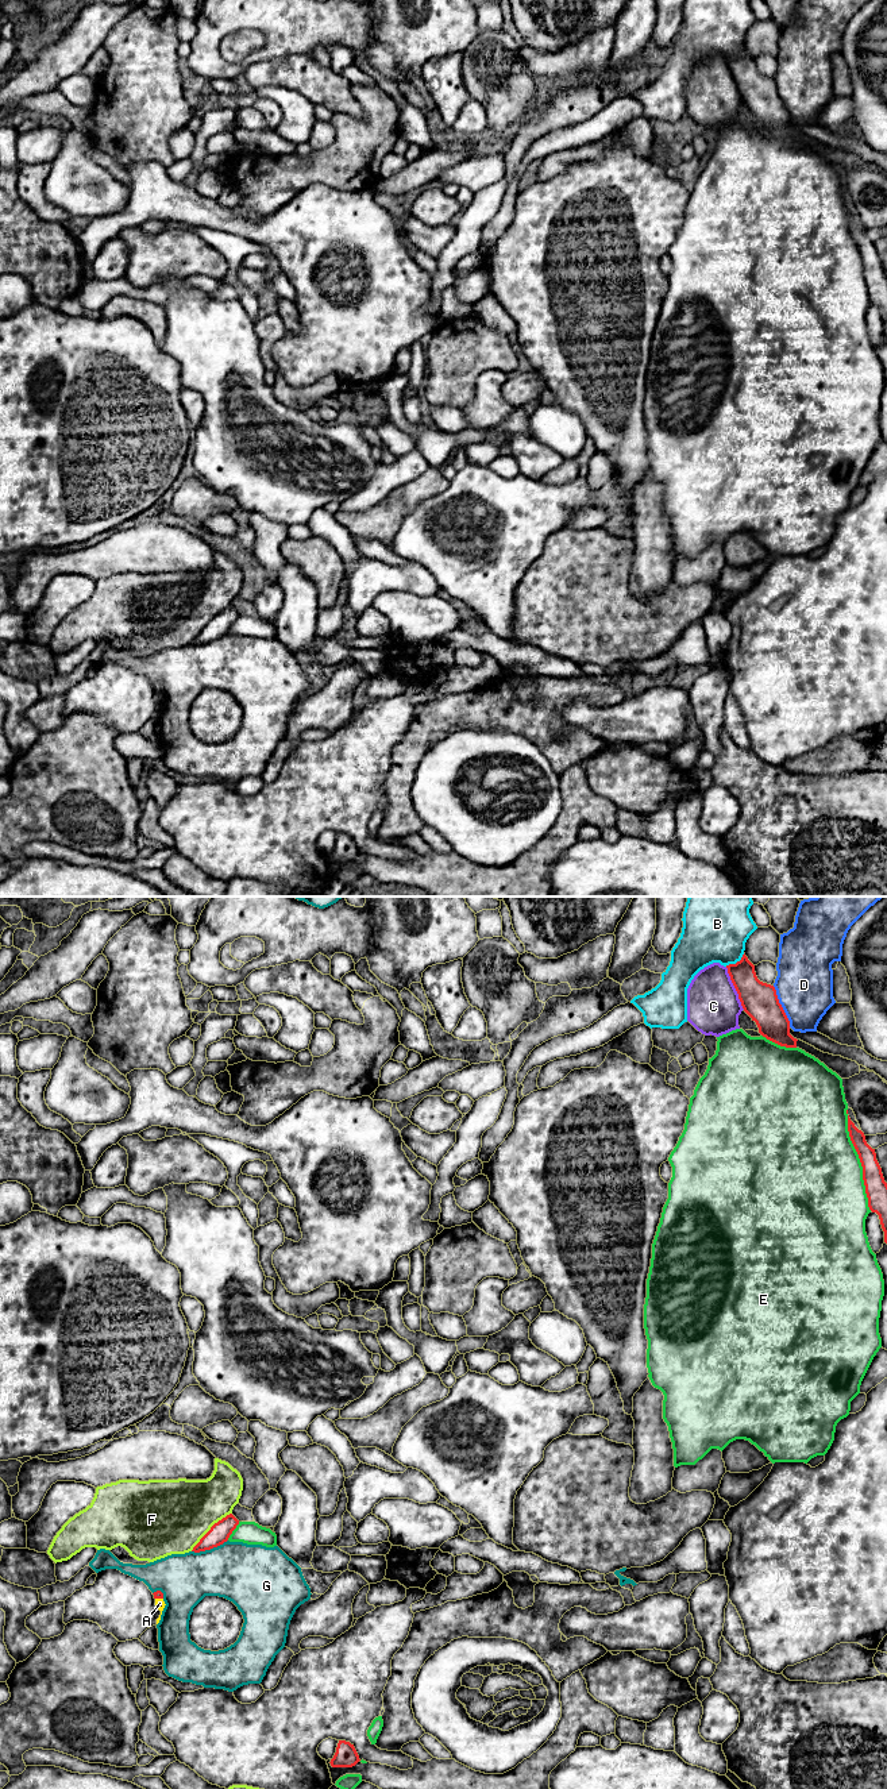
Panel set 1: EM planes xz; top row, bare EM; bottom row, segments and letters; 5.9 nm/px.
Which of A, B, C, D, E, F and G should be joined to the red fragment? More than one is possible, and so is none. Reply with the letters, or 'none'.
none

